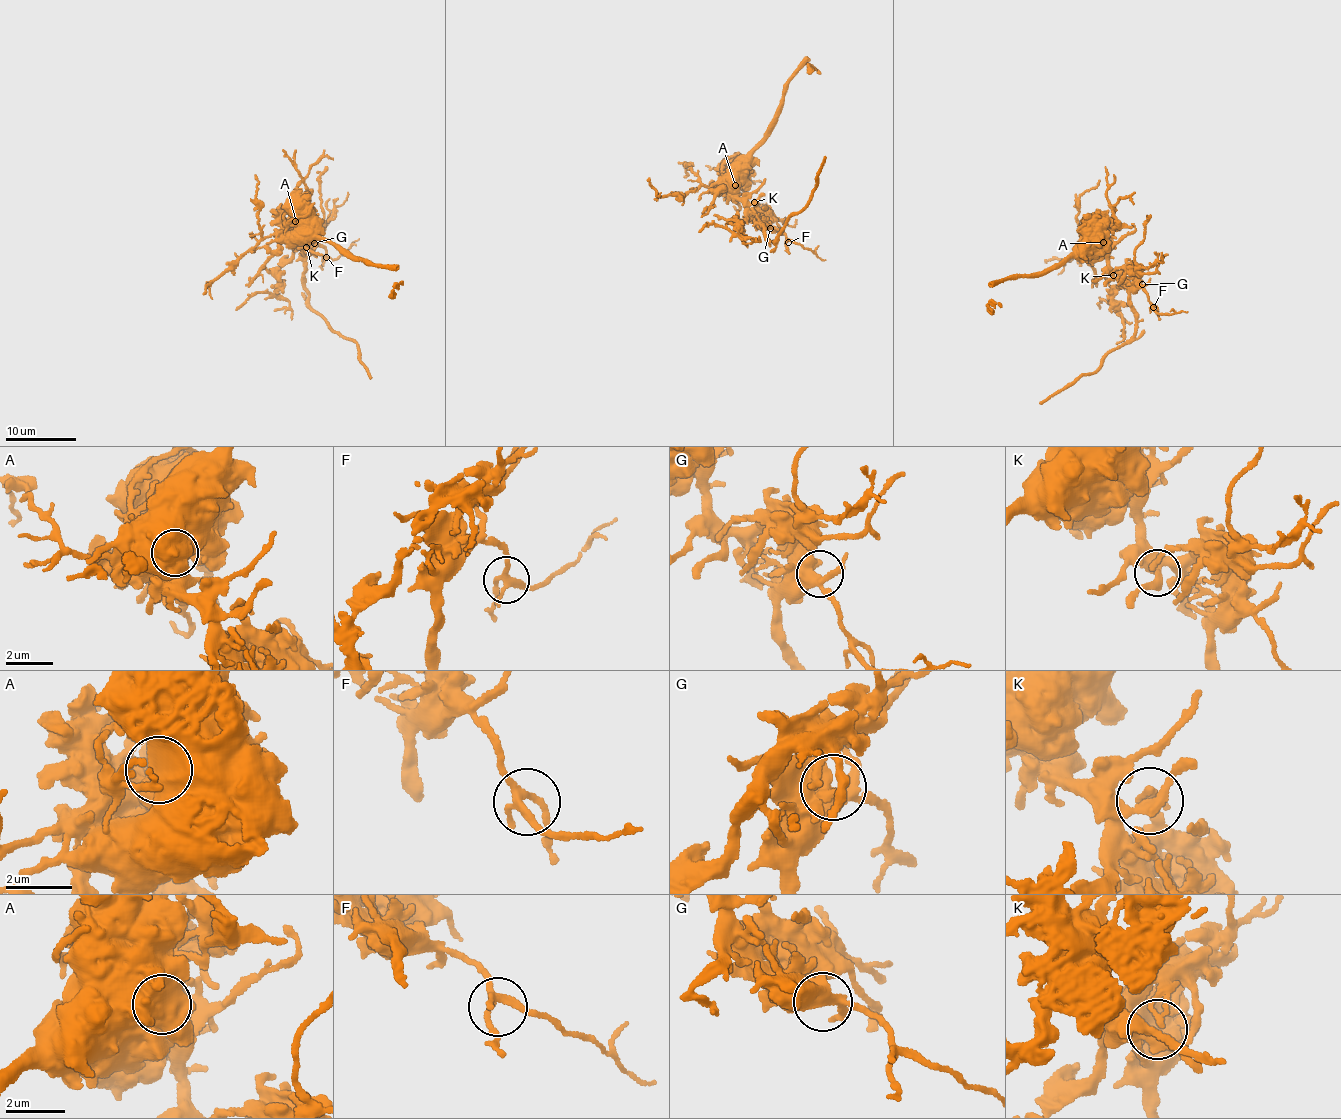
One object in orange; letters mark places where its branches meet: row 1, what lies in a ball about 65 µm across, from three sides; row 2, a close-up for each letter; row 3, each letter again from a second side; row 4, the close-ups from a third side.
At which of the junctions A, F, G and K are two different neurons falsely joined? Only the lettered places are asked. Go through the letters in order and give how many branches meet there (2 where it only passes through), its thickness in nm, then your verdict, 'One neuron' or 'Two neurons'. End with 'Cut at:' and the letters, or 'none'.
A: Branches: 2. Thickness 500 nm. Two neurons
F: Branches: 4. Thickness 220 nm. One neuron
G: Branches: 3. Thickness 440 nm. One neuron
K: Branches: 2. Thickness 300 nm. One neuron
Cut at: A

